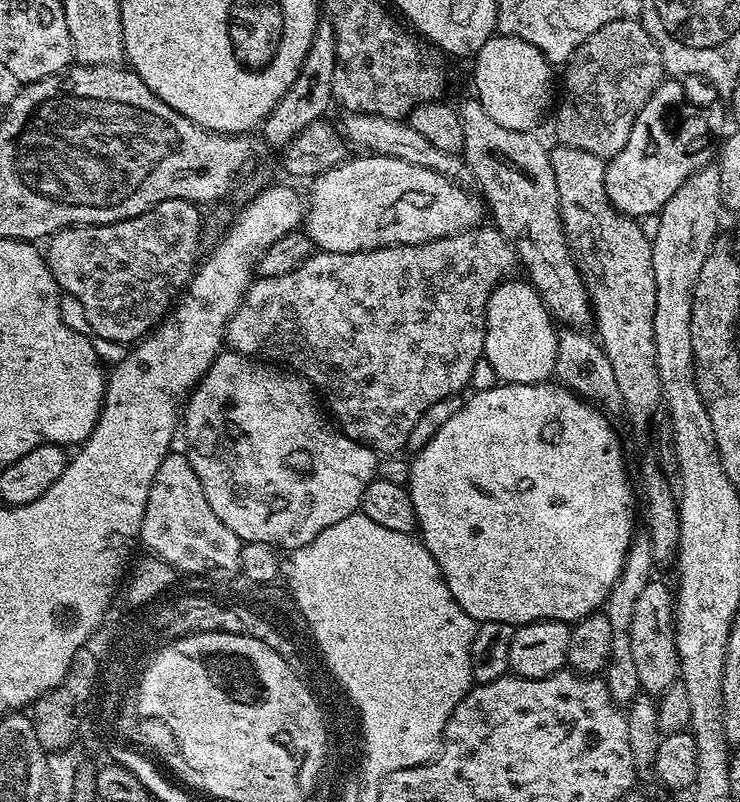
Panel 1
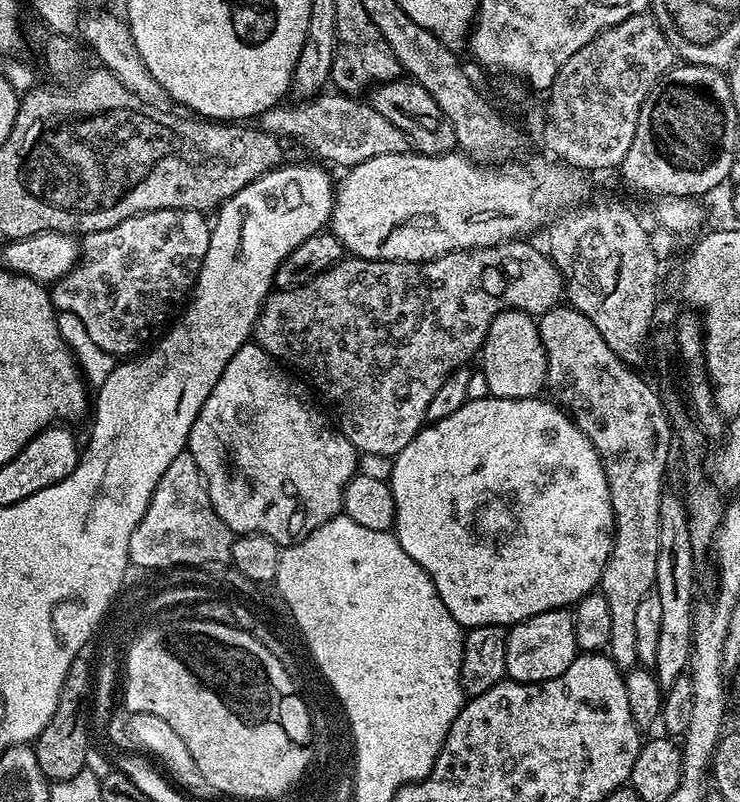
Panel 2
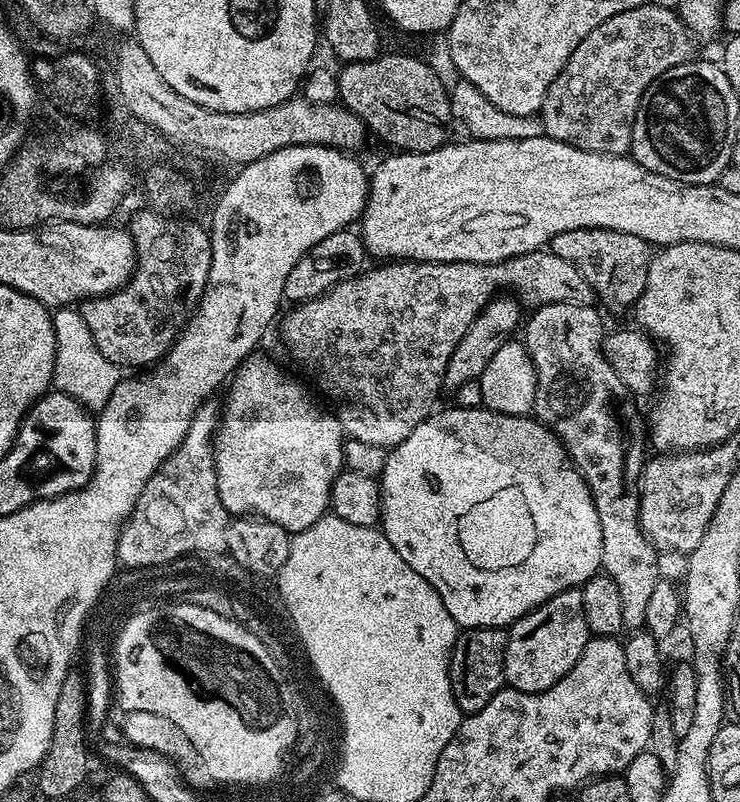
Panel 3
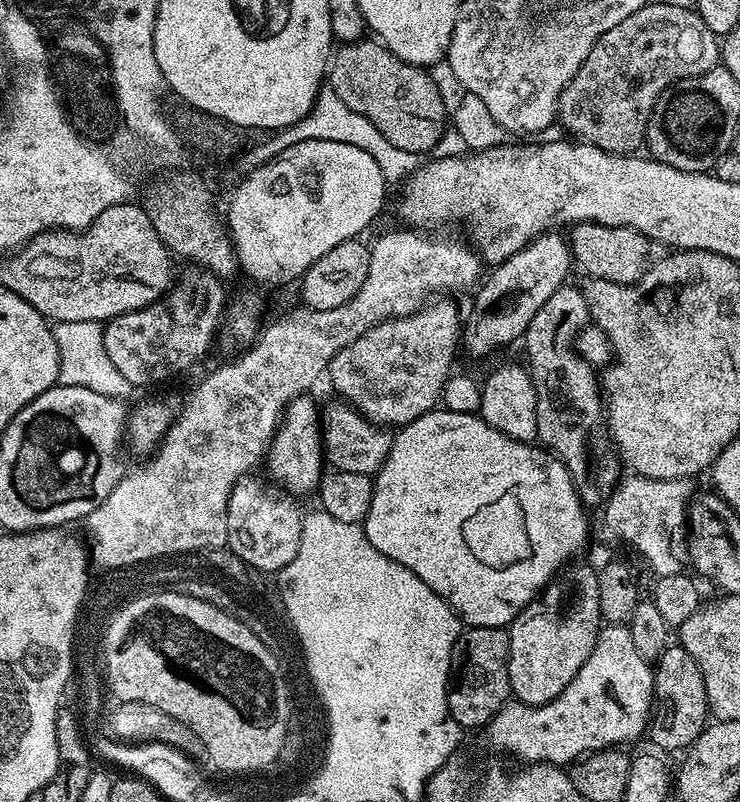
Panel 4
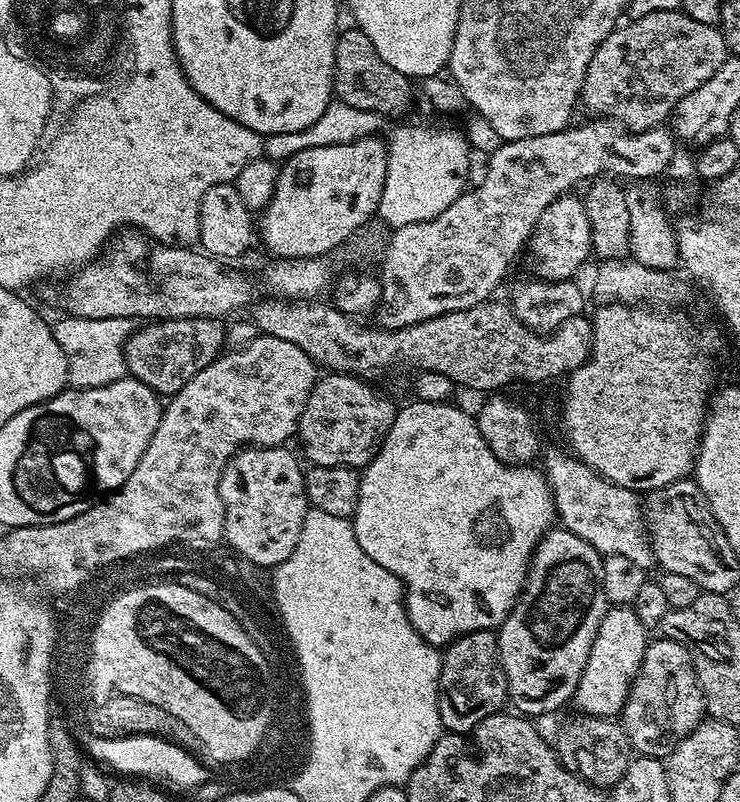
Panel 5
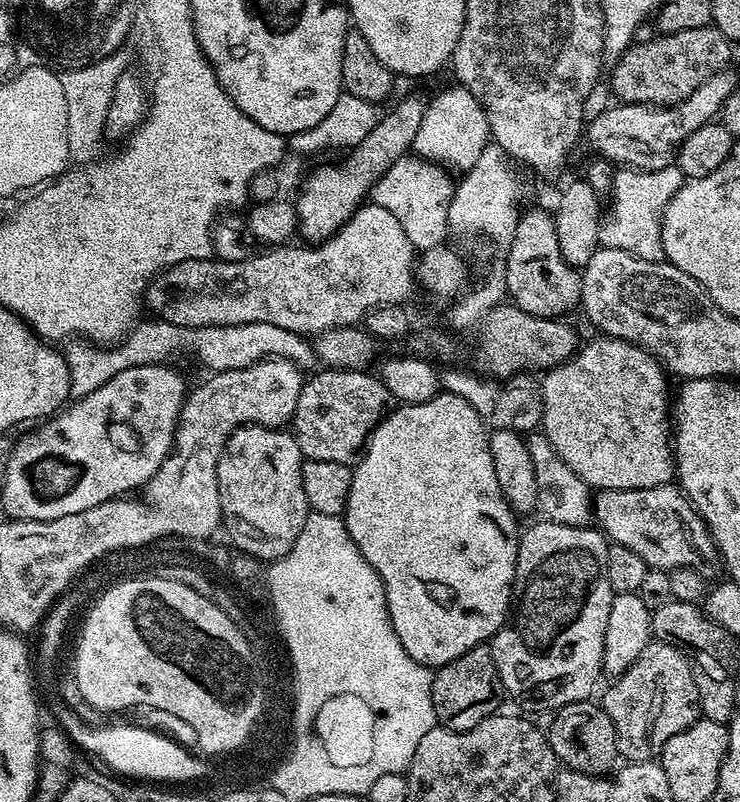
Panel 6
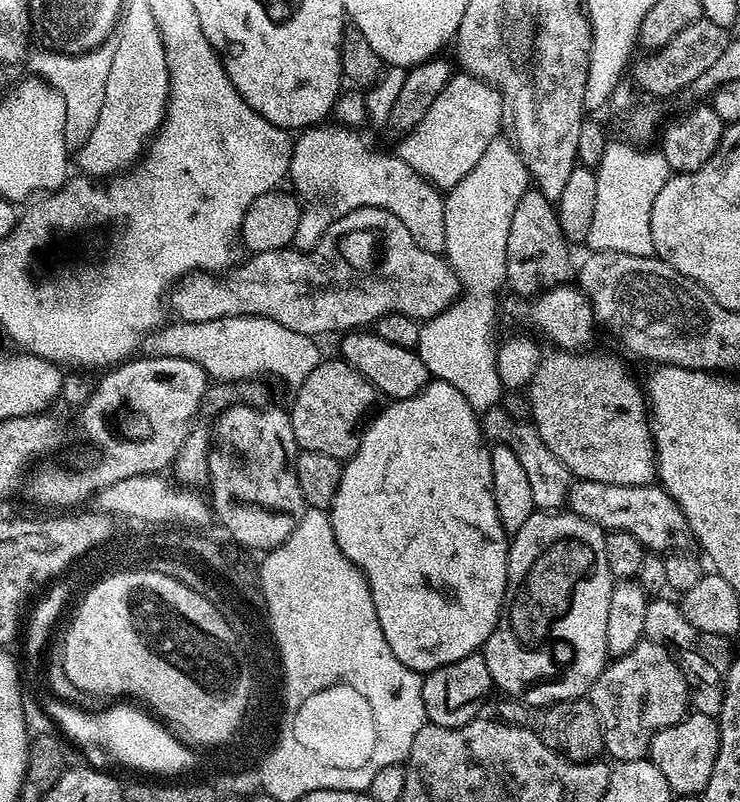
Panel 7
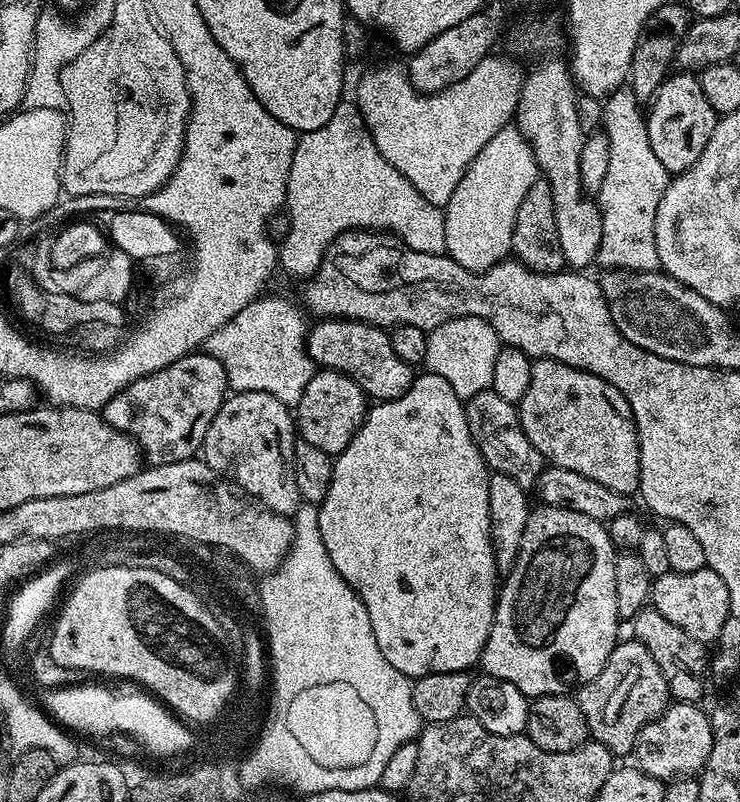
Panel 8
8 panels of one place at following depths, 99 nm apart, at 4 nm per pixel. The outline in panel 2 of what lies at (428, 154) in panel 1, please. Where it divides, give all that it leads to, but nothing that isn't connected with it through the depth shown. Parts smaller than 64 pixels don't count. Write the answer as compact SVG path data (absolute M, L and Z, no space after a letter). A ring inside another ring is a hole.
M341 92L330 93L323 93L307 101L282 102L264 112L259 117L259 125L263 131L272 135L304 142L320 157L341 168L361 164L370 158L381 157L382 154L409 151L408 135L374 110L371 103Z

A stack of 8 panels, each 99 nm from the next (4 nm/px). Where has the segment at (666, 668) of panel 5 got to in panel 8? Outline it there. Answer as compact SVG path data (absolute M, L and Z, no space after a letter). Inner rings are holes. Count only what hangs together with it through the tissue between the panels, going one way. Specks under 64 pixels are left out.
M635 638L627 639L617 643L606 666L602 666L602 674L588 684L581 684L574 696L586 718L589 737L606 746L616 758L627 752L629 755L635 749L642 726L654 722L670 703L668 683L658 662L654 662L654 654Z

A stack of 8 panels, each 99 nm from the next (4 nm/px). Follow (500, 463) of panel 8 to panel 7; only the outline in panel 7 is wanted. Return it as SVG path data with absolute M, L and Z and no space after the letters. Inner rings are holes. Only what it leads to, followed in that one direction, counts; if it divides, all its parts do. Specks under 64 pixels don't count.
M504 406L489 408L479 417L480 428L484 431L485 441L491 442L493 445L501 444L510 450L514 450L518 462L522 462L522 470L526 470L526 478L530 481L530 495L534 498L537 509L563 509L568 499L570 483L568 468L554 454L554 450L550 450L550 446L546 446L546 442L542 442L535 424L527 419L524 420L515 420L504 409Z

